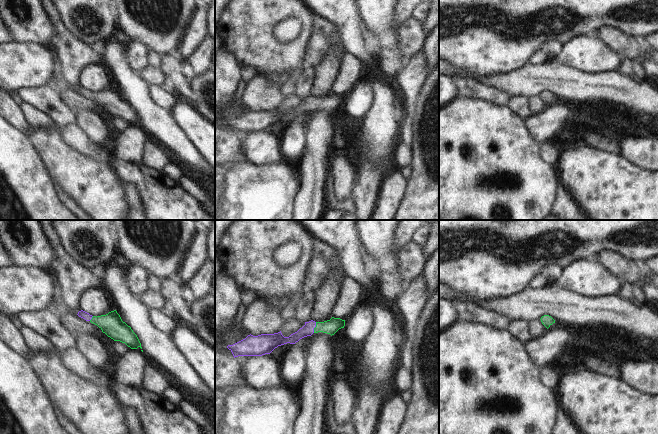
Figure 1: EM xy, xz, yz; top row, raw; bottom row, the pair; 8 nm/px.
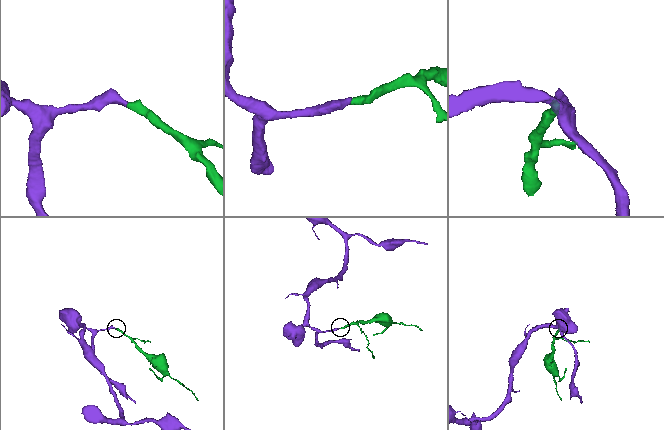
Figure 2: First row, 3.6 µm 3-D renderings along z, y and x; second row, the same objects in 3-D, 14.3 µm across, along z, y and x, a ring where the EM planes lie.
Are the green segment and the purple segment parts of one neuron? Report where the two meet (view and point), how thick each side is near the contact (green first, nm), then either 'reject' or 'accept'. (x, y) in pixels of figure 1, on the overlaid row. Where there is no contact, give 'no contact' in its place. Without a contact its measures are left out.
xz (315, 327) | 120/100 nm | accept

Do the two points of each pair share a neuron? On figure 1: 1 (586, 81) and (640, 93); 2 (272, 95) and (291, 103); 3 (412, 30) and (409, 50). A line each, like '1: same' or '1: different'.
1: same
2: different
3: same

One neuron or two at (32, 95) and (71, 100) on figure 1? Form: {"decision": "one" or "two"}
{"decision": "two"}

